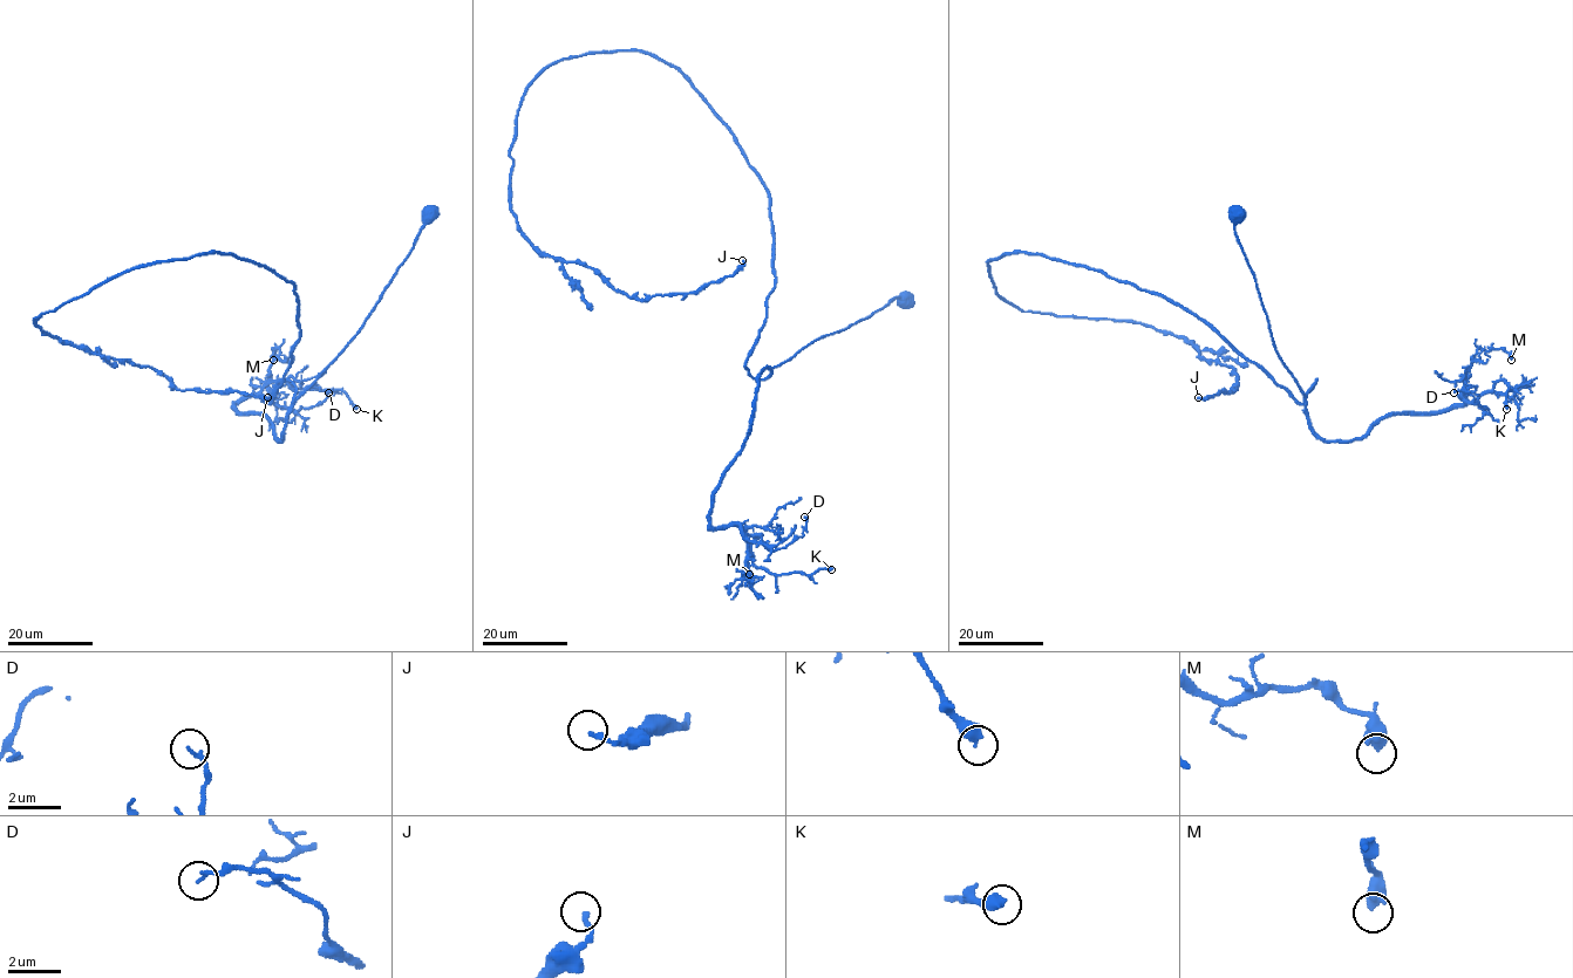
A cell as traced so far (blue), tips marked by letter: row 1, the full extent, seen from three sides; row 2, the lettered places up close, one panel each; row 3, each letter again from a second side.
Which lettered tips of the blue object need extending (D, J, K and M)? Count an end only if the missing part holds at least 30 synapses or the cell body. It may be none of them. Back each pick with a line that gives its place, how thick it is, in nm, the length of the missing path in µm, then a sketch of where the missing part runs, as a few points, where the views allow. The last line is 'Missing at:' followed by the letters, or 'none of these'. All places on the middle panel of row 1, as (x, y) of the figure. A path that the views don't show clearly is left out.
Missing at: none of these

